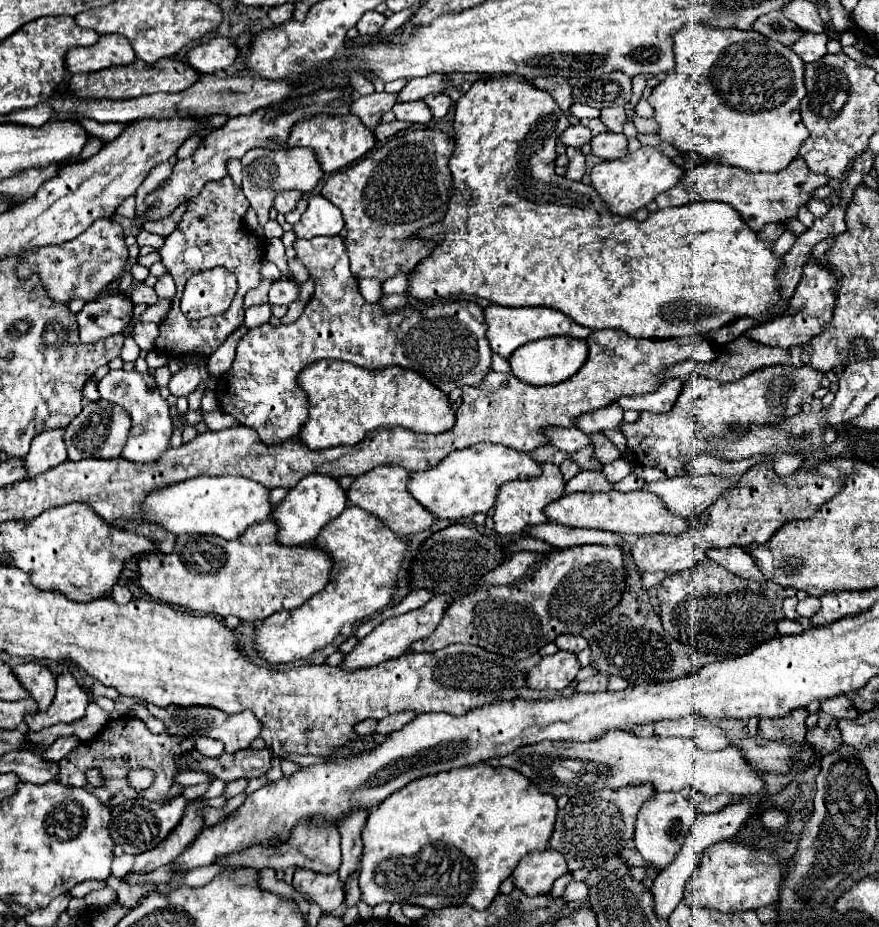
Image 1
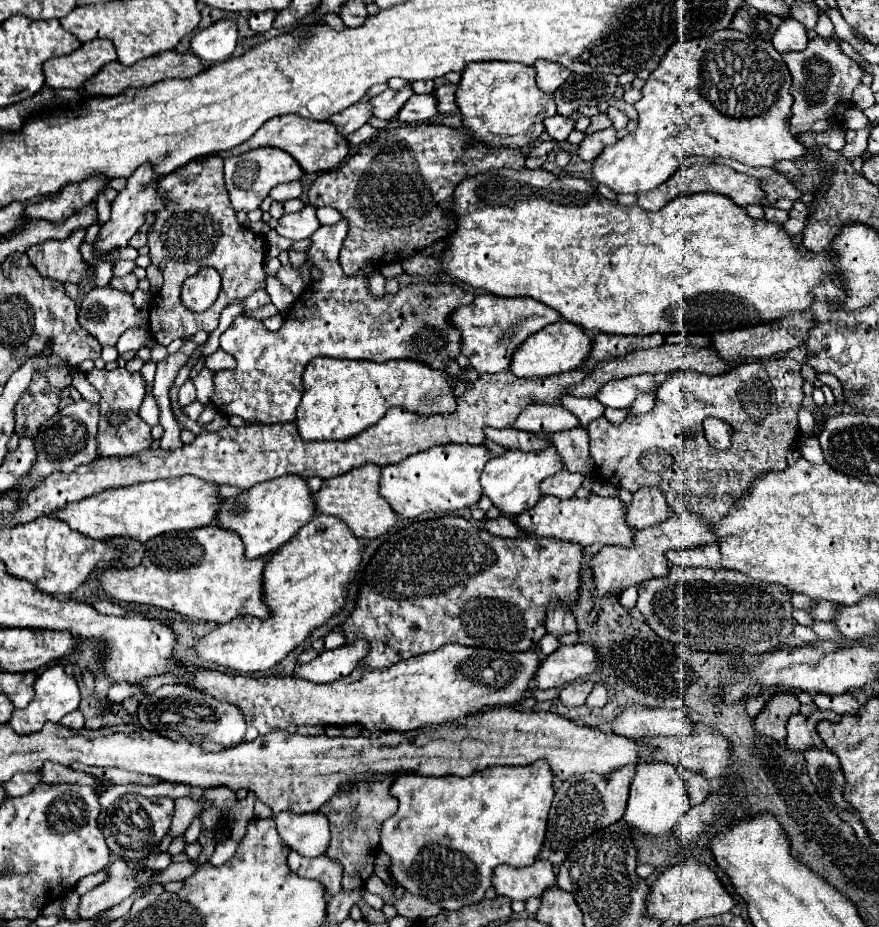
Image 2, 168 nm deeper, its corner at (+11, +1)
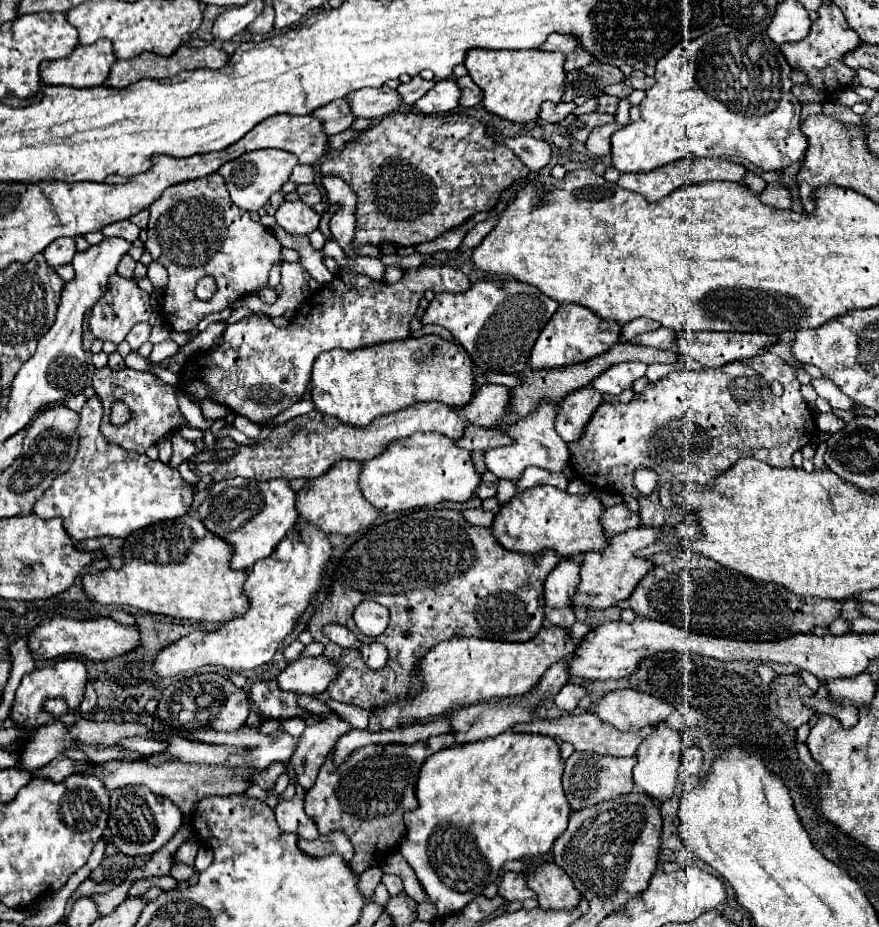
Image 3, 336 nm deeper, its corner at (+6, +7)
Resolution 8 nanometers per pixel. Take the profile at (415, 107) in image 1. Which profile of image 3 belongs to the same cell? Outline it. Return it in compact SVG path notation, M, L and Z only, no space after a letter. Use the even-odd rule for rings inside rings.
M440 80L434 84L430 92L426 92L414 108L422 114L446 114L454 108L458 108L458 98L460 98L460 88L456 86L454 80Z

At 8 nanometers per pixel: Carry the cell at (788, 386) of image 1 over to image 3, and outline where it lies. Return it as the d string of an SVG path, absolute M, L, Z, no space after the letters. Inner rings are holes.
M764 352L754 360L746 362L732 362L720 368L702 368L698 372L692 370L676 370L658 380L656 384L648 384L642 394L636 394L630 404L606 404L602 402L594 416L588 422L584 438L570 446L570 464L574 466L576 474L592 484L594 488L614 490L620 494L632 494L640 502L640 518L646 526L676 526L678 522L696 524L698 518L694 512L686 512L686 508L668 510L662 506L658 498L658 488L666 482L698 482L706 484L714 480L718 474L734 466L740 458L758 458L770 466L790 468L792 454L806 446L816 434L816 422L808 412L808 404L800 394L800 382L796 378L796 368L786 364L780 356ZM772 382L780 382L784 386L782 396L772 396ZM638 466L652 468L658 472L658 488L650 496L642 496L634 488L634 470Z

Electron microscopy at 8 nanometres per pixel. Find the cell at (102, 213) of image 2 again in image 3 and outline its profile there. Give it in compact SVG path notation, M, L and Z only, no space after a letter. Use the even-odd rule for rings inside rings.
M122 220L104 226L104 228L102 228L102 234L104 234L104 236L122 236L122 238L134 242L134 240L138 240L138 236L140 236L140 228L138 228L136 224L132 224L130 220Z

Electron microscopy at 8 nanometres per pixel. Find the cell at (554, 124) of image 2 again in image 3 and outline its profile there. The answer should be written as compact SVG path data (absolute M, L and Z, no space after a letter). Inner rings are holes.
M544 102L544 104L542 104L542 110L540 110L540 120L560 124L560 122L562 122L574 108L576 108L574 102L570 102L570 104L566 104L566 102L560 102L560 104Z

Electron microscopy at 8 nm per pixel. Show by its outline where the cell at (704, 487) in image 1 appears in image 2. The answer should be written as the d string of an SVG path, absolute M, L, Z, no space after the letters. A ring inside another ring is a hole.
M641 488L633 494L631 506L627 508L625 522L629 528L647 528L669 518L669 506L659 488Z

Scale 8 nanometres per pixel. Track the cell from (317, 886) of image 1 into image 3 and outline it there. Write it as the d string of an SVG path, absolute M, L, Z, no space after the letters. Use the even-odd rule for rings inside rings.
M326 834L326 836L318 836L316 840L298 838L298 848L312 858L324 858L328 854L338 854L346 862L352 860L352 846L344 834Z

